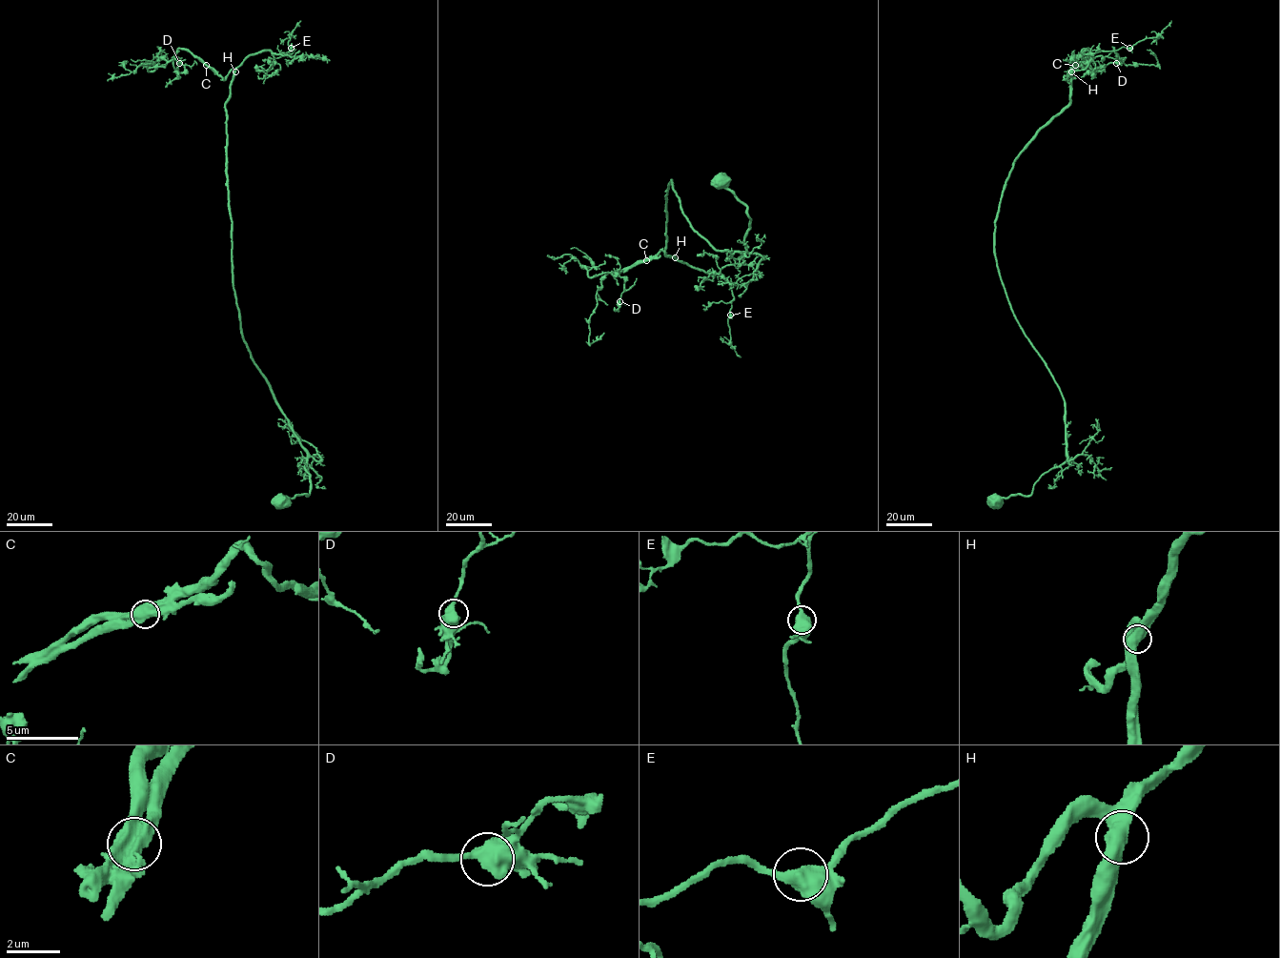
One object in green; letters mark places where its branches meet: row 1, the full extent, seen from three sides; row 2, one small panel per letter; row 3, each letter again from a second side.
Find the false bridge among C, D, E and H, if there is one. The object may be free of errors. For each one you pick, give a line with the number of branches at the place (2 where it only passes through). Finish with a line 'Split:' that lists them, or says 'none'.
C: branches 2
Split: C

